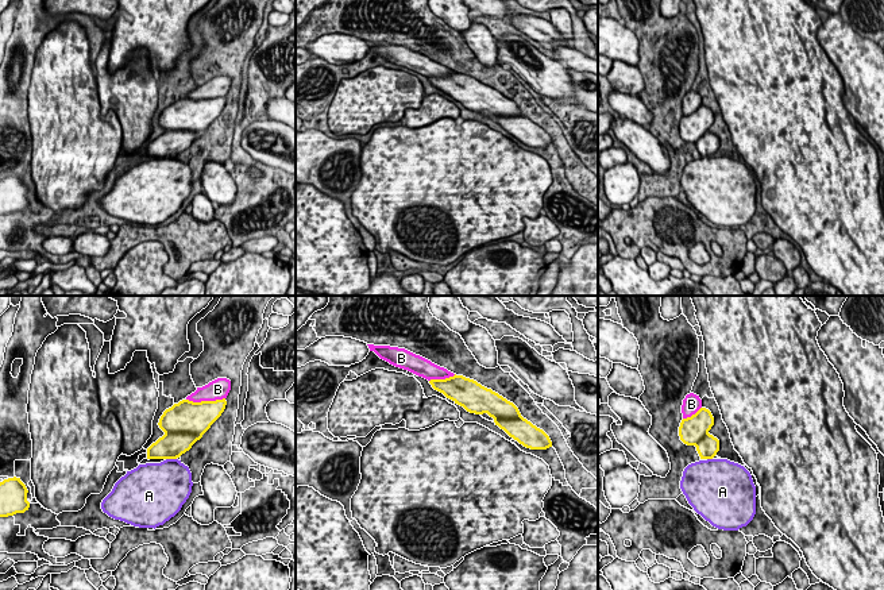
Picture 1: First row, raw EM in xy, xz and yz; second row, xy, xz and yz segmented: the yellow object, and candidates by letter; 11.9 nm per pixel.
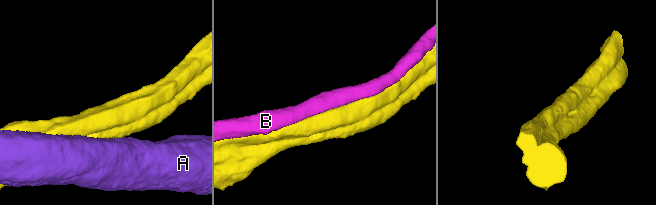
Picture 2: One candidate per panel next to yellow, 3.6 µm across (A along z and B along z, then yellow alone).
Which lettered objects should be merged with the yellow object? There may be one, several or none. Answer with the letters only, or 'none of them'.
none of them

